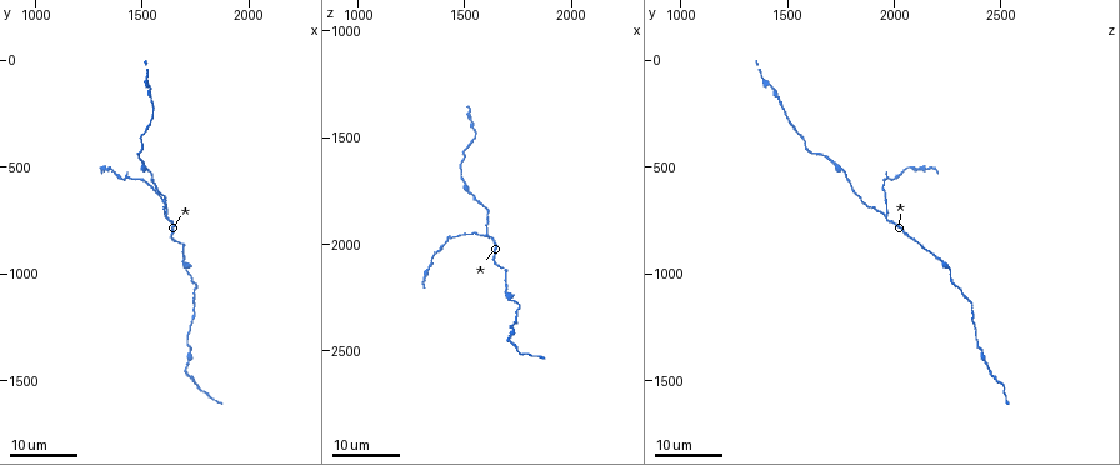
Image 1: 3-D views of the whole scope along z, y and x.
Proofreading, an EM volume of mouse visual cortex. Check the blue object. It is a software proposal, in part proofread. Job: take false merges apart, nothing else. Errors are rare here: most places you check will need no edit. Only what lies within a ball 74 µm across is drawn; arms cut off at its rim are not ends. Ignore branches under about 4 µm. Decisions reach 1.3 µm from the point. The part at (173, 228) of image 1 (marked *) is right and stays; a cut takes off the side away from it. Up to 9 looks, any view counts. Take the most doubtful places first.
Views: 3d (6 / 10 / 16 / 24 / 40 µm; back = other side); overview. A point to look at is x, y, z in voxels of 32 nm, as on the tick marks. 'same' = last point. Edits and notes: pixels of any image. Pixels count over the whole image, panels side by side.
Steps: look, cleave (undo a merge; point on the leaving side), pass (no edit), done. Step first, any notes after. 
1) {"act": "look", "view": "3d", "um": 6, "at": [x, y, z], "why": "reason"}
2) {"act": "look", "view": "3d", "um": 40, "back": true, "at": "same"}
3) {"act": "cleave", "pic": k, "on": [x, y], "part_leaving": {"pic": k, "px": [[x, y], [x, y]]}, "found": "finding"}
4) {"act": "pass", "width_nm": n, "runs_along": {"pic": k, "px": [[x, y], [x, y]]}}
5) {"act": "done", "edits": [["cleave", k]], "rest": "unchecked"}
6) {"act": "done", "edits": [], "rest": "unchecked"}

{"act": "look", "view": "3d", "um": 16, "at": [1610, 730, 1950], "why": "three arms meet"}

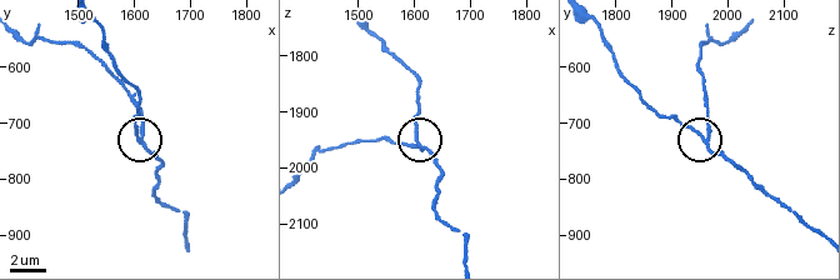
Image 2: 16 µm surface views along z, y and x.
{"act": "look", "view": "3d", "um": 6, "at": "same"}

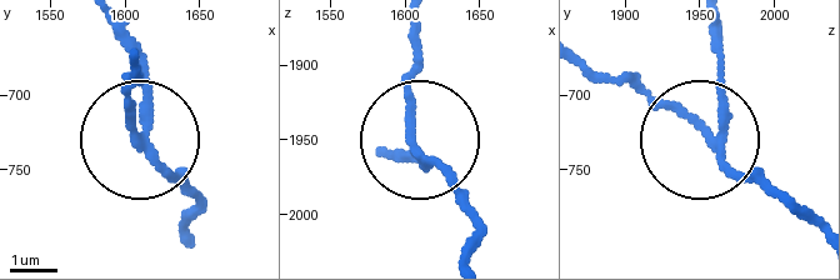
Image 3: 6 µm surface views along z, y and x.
{"act": "cleave", "pic": 3, "on": [720, 68], "width_nm": 180, "part_leaving": {"pic": 3, "px": [[724, 133], [724, 29]]}, "found": "a second neuron is stuck on"}

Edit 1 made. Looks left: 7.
{"act": "look", "view": "overview", "why": "see it whole again"}

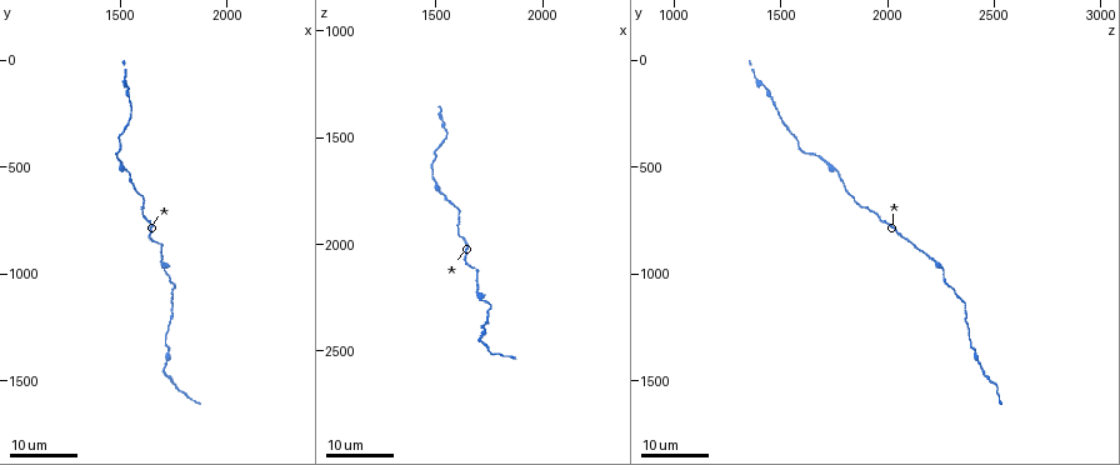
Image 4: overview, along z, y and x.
{"act": "look", "view": "3d", "um": 24, "at": [1690, 930, 2190], "why": "calibre changes"}

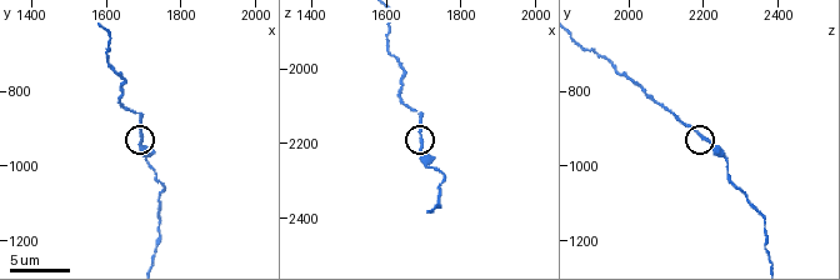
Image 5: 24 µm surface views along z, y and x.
{"act": "look", "view": "3d", "um": 6, "at": [1700, 930, 2210]}

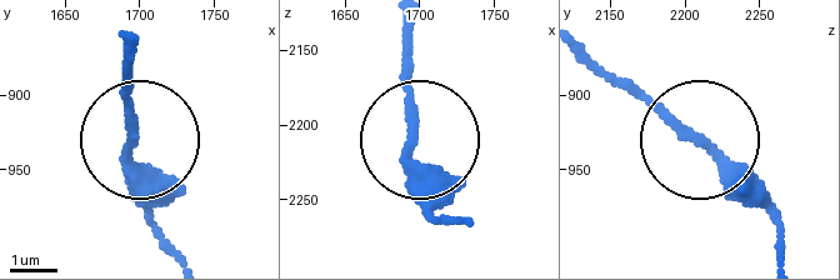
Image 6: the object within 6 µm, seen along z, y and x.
{"act": "pass", "runs_along": {"pic": 6, "px": [[586, 53], [645, 89], [773, 216]]}, "found": "continuous, no second neuron"}

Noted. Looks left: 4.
{"act": "look", "view": "3d", "um": 16, "at": [1540, 510, 1770], "why": "calibre changes"}

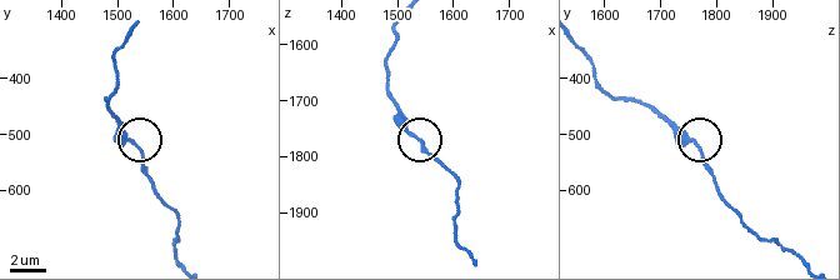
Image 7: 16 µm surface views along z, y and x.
{"act": "look", "view": "3d", "um": 10, "at": [1530, 515, 1760]}

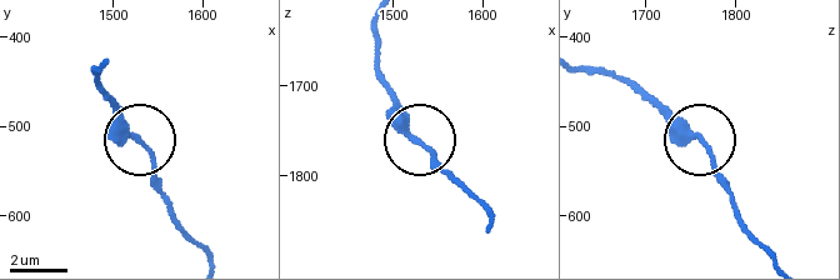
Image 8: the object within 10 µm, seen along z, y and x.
{"act": "pass", "runs_along": {"pic": 8, "px": [[210, 259], [175, 215], [153, 151], [108, 96]]}, "found": "all the same neuron"}

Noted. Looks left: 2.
{"act": "look", "view": "3d", "um": 16, "at": [1720, 1400, 2430], "why": "calibre changes"}

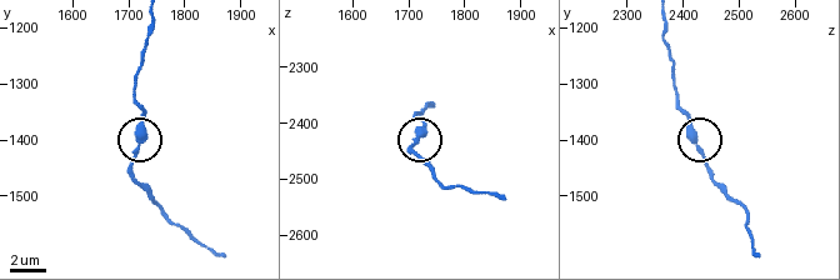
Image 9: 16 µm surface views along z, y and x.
{"act": "look", "view": "3d", "um": 10, "at": [1715, 1415, 2425]}

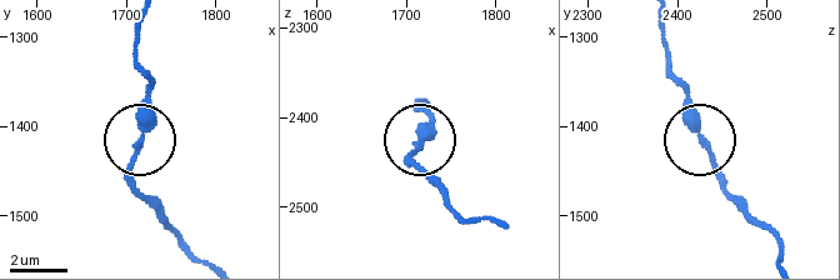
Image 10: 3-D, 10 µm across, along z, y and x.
{"act": "pass", "width_nm": 280, "runs_along": {"pic": 10, "px": [[661, 25], [685, 126], [730, 195]]}, "found": "all the same neuron"}

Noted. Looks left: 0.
{"act": "done", "edits": [["cleave", 3]], "rest": "unchecked"}

